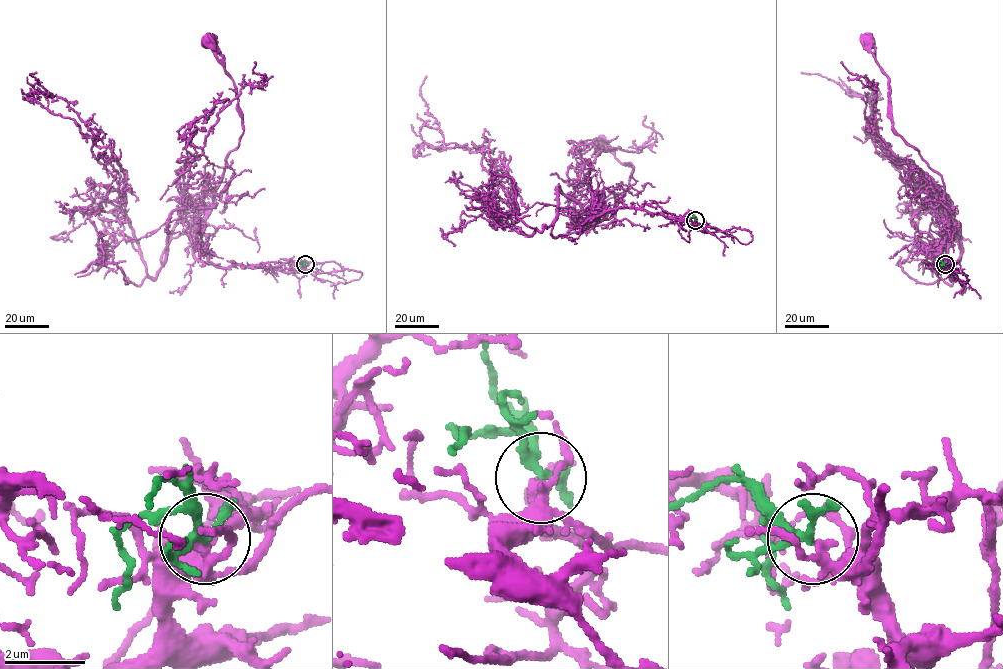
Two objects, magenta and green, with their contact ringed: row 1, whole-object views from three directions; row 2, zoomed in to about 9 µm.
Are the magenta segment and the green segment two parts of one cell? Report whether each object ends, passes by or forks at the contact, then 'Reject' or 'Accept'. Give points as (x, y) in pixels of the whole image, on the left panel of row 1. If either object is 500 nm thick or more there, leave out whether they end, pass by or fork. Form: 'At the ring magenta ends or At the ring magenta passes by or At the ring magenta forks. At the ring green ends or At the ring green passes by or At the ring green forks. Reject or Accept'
At the ring magenta passes by. At the ring green forks. Accept

